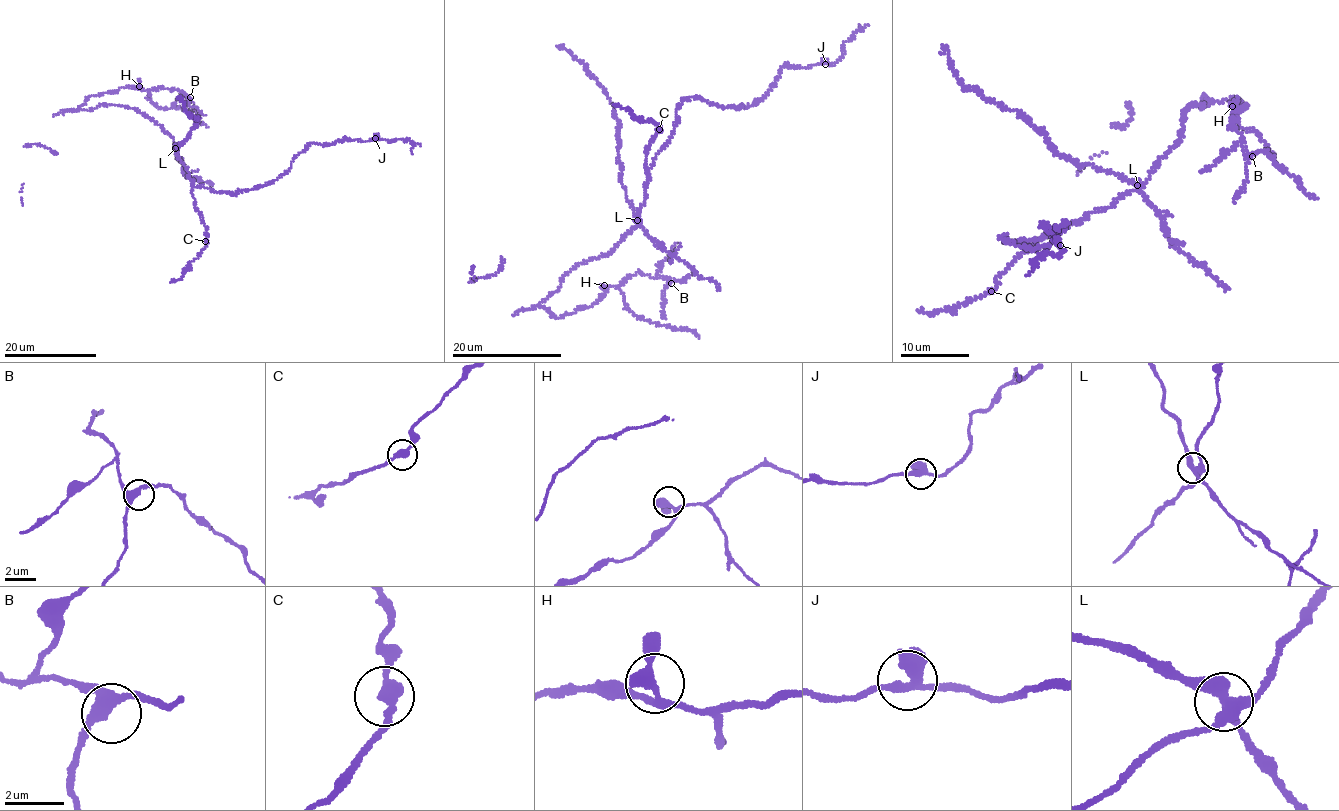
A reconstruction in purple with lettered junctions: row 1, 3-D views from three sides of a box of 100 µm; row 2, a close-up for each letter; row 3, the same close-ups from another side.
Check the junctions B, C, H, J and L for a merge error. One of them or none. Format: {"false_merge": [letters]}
{"false_merge": ["L"]}

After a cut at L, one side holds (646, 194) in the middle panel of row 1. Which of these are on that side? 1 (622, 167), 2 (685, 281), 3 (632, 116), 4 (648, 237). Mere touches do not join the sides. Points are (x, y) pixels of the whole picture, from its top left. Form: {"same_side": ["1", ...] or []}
{"same_side": ["2", "3"]}

